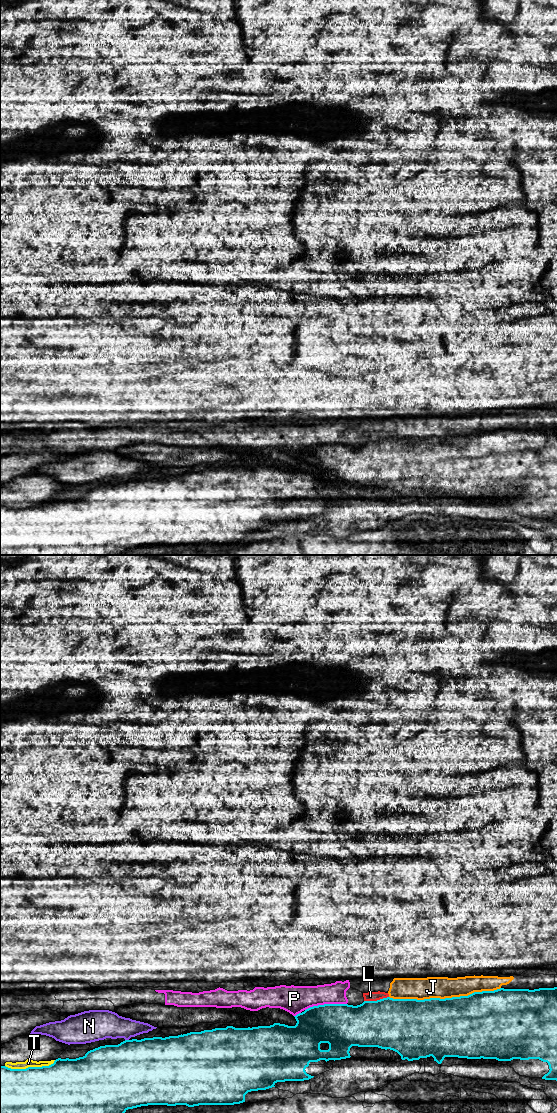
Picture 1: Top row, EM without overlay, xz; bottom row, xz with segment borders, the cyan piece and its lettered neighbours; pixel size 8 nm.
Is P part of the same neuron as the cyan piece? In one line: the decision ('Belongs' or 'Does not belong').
Does not belong

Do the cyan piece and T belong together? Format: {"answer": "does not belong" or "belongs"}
{"answer": "does not belong"}

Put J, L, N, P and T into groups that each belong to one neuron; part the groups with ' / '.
J L P / N / T

